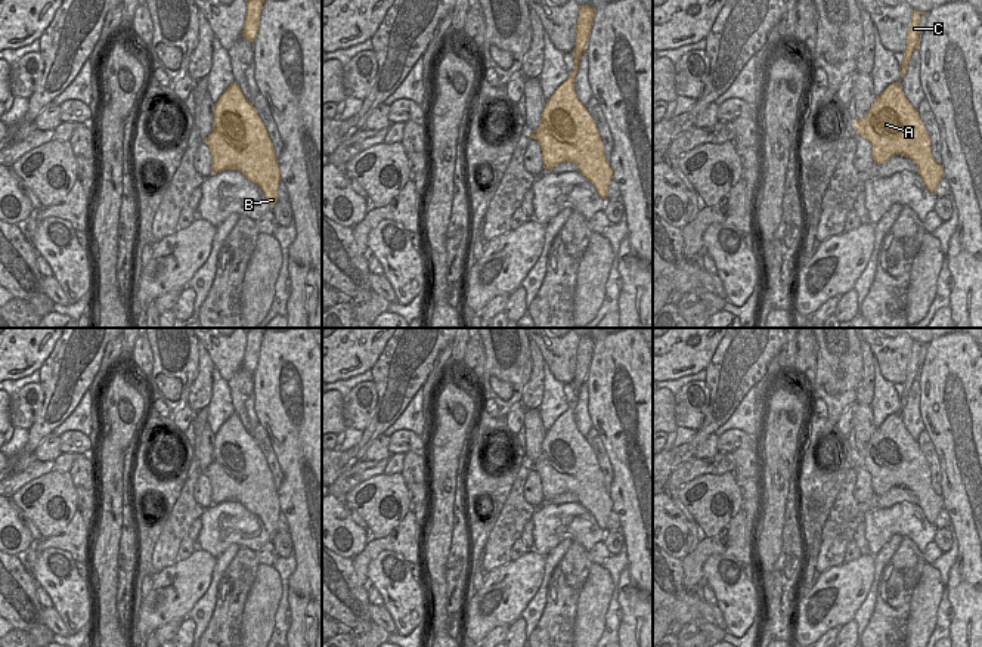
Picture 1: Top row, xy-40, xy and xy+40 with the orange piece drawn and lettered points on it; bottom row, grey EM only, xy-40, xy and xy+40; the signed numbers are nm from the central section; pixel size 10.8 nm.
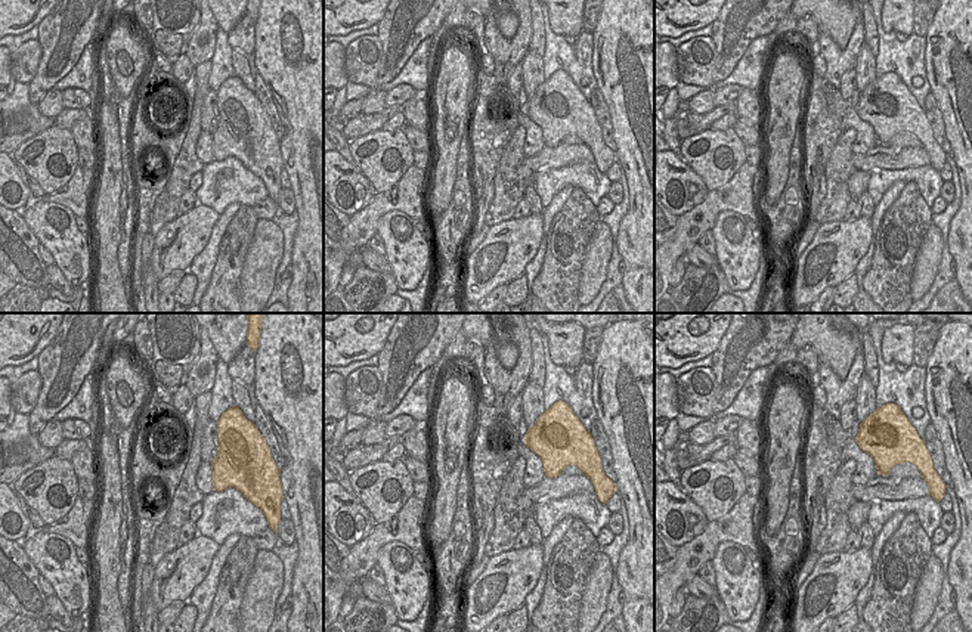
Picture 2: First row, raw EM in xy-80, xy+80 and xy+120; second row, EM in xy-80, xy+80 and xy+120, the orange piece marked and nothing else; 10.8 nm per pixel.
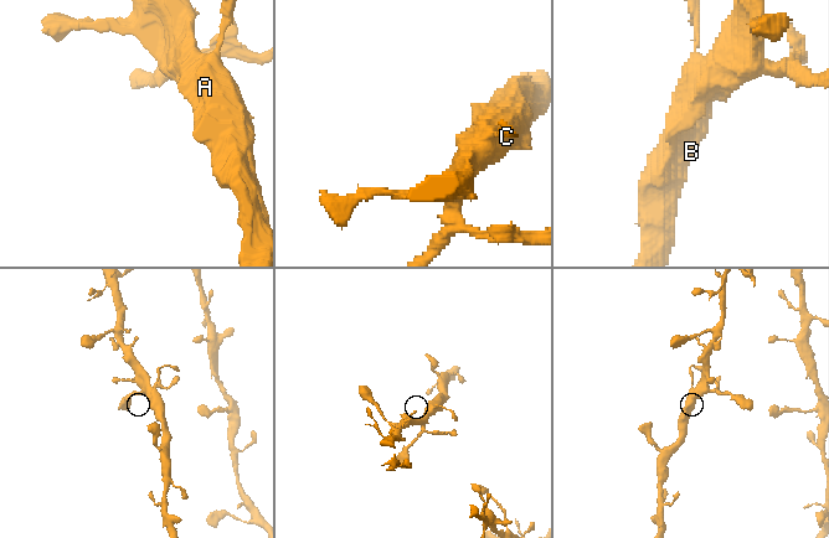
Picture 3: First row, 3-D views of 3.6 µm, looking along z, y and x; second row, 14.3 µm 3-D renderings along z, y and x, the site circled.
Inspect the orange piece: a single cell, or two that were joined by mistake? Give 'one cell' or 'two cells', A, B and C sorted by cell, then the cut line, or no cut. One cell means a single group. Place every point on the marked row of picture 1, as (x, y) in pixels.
two cells; A B / C; cut in xy along (569, 76), (573, 79)

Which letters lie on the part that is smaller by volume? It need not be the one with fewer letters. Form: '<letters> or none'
C

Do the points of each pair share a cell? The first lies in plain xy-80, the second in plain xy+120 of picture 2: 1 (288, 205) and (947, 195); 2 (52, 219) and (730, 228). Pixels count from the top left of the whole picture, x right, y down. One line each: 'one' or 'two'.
1: one
2: one

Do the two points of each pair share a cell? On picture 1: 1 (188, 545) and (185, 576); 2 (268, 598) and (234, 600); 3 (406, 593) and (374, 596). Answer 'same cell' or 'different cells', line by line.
1: different cells
2: different cells
3: different cells

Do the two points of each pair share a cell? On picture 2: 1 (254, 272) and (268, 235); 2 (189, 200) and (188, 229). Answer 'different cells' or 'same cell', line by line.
1: same cell
2: different cells

